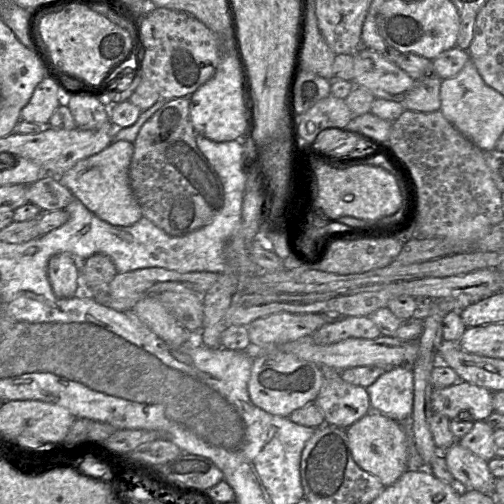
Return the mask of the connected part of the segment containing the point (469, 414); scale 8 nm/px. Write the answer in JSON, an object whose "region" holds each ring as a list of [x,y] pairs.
{"region":[[[464,381],[456,384],[433,388],[431,405],[433,413],[447,416],[450,420],[484,421],[494,412],[493,393]]]}

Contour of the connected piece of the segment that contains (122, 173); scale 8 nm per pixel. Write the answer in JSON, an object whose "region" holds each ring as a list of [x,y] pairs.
{"region":[[[114,140],[99,153],[80,160],[71,169],[57,176],[58,180],[101,220],[115,226],[131,226],[143,217],[142,208],[129,181],[133,152],[133,142]]]}

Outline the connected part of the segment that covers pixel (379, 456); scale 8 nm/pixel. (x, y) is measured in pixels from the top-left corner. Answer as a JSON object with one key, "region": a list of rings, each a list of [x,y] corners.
{"region":[[[369,411],[346,429],[353,459],[358,466],[376,476],[387,487],[395,483],[408,470],[407,458],[410,428],[379,411]]]}

